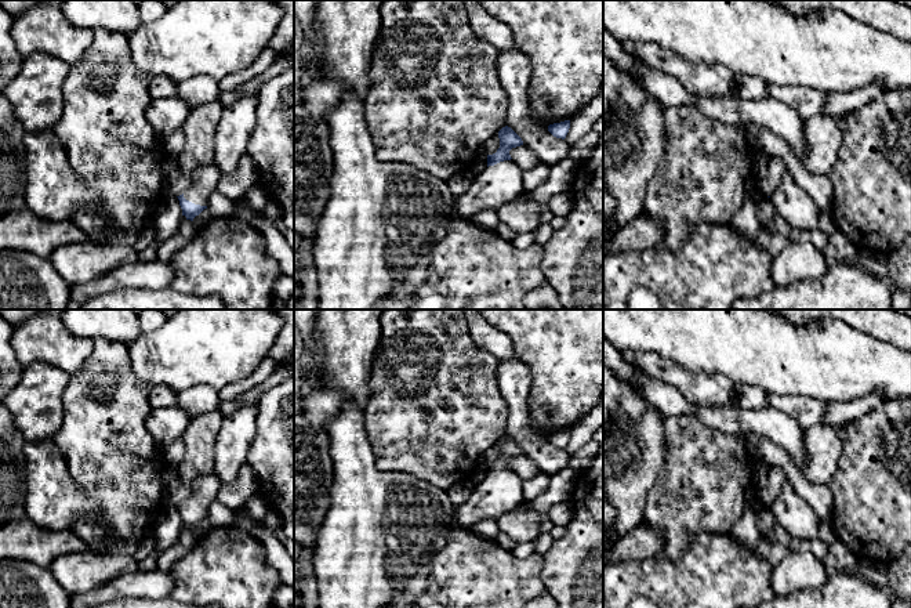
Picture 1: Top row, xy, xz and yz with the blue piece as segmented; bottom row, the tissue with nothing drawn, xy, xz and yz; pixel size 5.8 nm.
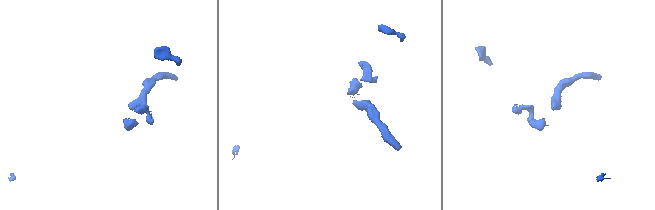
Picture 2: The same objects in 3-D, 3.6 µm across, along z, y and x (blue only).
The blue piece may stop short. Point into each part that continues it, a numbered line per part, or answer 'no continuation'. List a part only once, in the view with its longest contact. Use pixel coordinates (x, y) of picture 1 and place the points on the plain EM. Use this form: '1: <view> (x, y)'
1: xy (204, 488)

